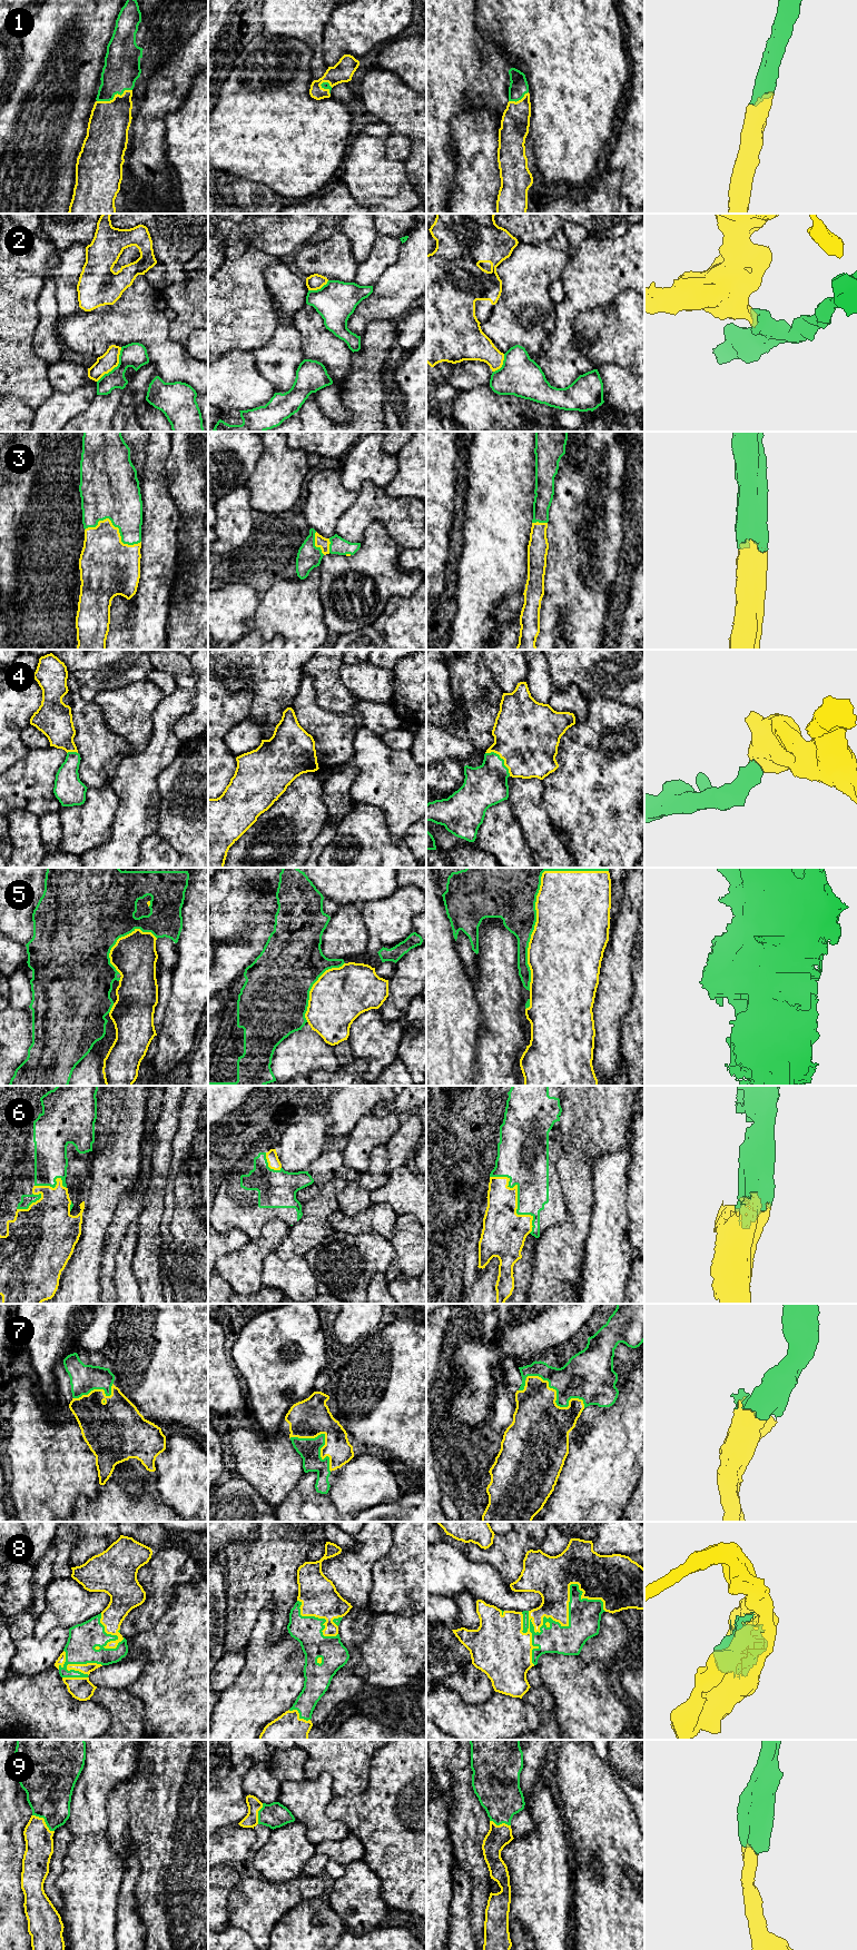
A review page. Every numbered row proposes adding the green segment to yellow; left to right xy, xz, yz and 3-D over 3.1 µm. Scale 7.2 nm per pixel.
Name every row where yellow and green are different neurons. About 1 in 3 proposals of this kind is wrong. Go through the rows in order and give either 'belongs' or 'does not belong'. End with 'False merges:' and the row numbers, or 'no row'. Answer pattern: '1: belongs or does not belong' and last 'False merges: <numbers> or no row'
1: belongs
2: does not belong
3: belongs
4: belongs
5: belongs
6: belongs
7: belongs
8: belongs
9: belongs
False merges: 2

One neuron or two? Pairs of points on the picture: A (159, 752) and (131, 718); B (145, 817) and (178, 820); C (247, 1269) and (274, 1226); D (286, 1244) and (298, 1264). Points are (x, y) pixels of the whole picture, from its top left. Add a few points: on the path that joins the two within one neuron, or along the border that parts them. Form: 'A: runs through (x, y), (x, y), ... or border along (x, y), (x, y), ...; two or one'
A: border along (153, 714), (150, 740), (136, 753); two
B: border along (158, 791), (159, 811), (156, 831); two
C: runs through (249, 1258), (271, 1237); one
D: border along (275, 1253), (284, 1259), (297, 1255), (304, 1256); two

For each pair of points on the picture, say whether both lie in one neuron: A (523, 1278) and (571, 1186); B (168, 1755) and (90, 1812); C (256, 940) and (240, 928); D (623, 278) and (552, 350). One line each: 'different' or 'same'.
A: different
B: different
C: different
D: same

